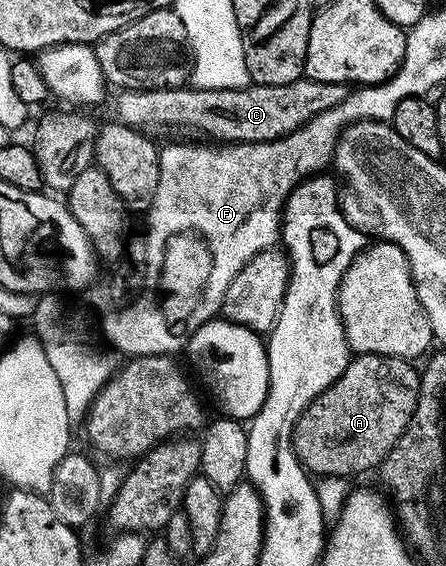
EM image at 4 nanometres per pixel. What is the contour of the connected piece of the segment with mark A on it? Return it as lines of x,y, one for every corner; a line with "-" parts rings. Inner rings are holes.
354,354
346,371
320,396
308,404
298,423
294,426
294,454
303,468
311,475
339,474
346,478
349,474
366,474
369,470
377,471
382,461
392,452
400,436
416,412
416,400
420,392
420,370
411,359
397,358
387,354

